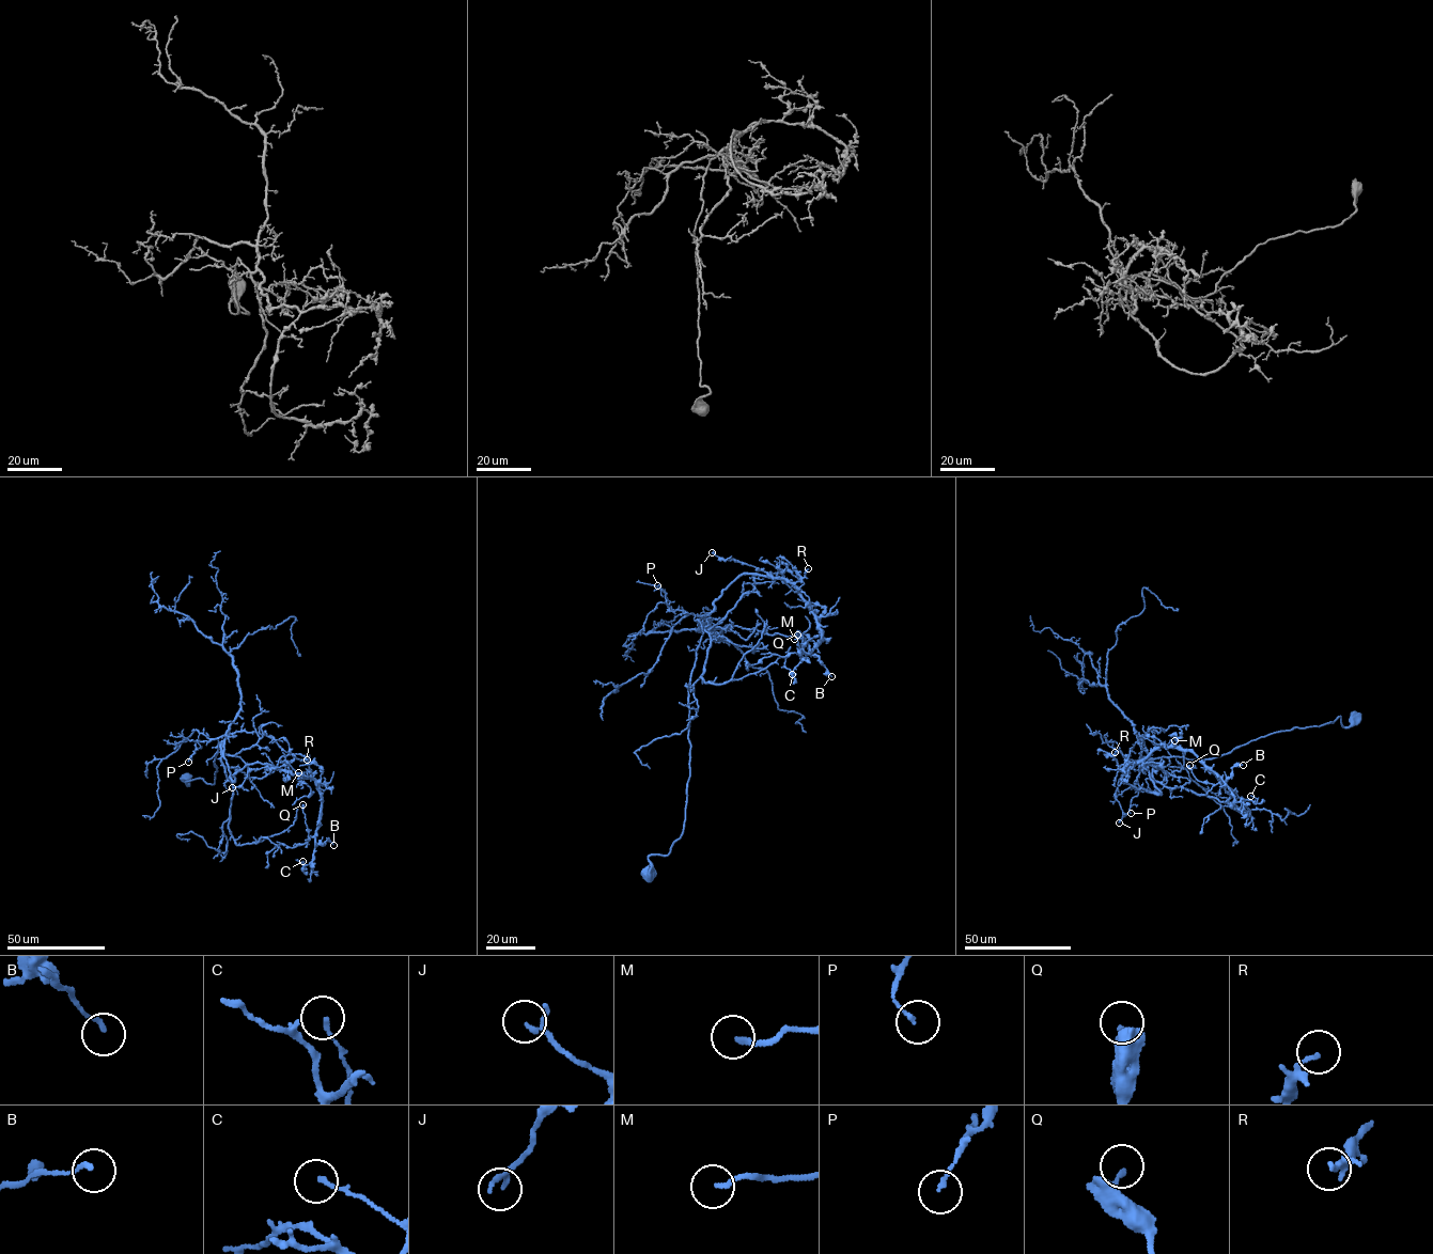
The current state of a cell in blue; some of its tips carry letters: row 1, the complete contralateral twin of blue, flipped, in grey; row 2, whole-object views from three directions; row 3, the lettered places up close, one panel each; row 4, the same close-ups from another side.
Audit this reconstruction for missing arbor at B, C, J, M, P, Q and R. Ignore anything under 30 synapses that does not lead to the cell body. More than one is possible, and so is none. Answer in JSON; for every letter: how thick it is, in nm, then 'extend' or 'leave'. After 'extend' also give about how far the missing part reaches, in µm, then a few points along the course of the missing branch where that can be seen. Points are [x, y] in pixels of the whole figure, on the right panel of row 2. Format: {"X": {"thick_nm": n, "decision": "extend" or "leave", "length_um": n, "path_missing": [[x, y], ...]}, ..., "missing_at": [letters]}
{"B": {"thick_nm": 150, "decision": "leave"}, "C": {"thick_nm": 130, "decision": "leave"}, "J": {"thick_nm": 120, "decision": "leave"}, "M": {"thick_nm": 160, "decision": "leave"}, "P": {"thick_nm": 110, "decision": "leave"}, "Q": {"thick_nm": 140, "decision": "leave"}, "R": {"thick_nm": 150, "decision": "leave"}, "missing_at": []}

